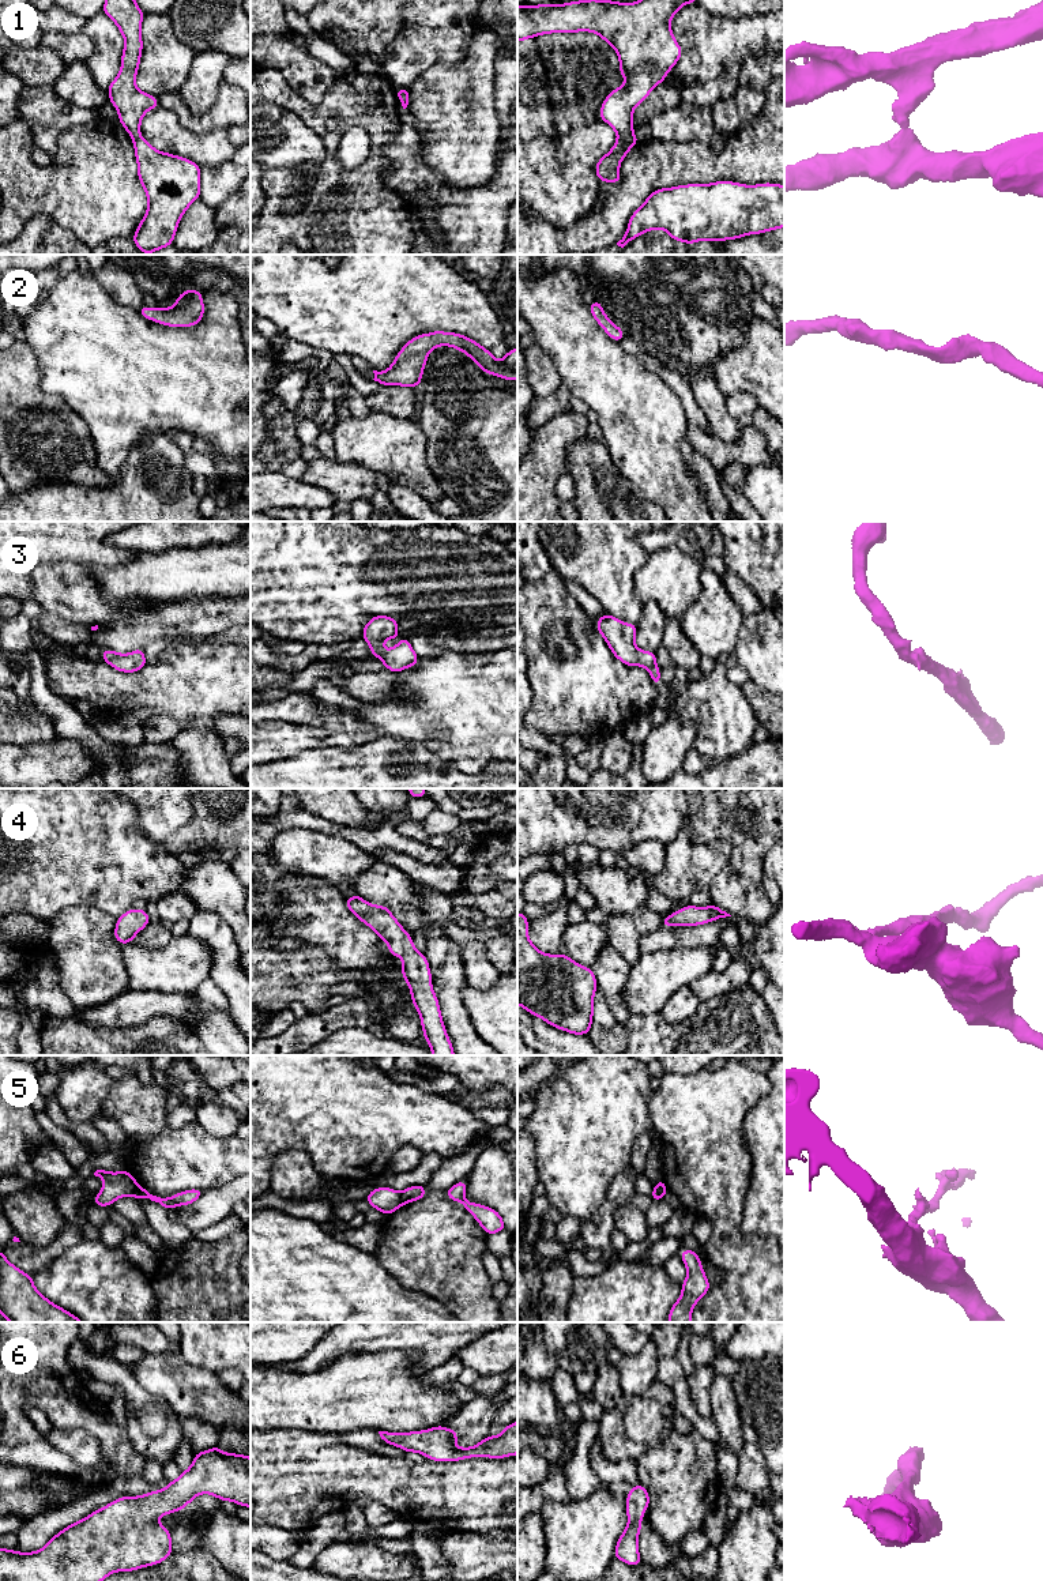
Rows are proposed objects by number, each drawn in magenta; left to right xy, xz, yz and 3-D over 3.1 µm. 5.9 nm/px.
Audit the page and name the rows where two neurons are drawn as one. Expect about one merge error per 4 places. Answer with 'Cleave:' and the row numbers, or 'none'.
Cleave: 1, 5

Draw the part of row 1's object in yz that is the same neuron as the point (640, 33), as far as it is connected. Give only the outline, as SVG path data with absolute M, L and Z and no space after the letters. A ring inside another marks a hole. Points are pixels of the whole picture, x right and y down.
M580 0L517 7L517 42L550 33L590 31L610 44L620 59L625 84L603 101L599 117L618 136L633 136L633 110L682 56L670 27L684 4L696 0Z

